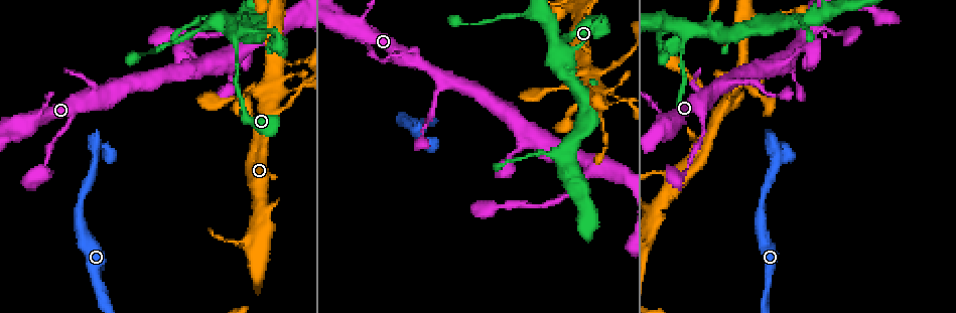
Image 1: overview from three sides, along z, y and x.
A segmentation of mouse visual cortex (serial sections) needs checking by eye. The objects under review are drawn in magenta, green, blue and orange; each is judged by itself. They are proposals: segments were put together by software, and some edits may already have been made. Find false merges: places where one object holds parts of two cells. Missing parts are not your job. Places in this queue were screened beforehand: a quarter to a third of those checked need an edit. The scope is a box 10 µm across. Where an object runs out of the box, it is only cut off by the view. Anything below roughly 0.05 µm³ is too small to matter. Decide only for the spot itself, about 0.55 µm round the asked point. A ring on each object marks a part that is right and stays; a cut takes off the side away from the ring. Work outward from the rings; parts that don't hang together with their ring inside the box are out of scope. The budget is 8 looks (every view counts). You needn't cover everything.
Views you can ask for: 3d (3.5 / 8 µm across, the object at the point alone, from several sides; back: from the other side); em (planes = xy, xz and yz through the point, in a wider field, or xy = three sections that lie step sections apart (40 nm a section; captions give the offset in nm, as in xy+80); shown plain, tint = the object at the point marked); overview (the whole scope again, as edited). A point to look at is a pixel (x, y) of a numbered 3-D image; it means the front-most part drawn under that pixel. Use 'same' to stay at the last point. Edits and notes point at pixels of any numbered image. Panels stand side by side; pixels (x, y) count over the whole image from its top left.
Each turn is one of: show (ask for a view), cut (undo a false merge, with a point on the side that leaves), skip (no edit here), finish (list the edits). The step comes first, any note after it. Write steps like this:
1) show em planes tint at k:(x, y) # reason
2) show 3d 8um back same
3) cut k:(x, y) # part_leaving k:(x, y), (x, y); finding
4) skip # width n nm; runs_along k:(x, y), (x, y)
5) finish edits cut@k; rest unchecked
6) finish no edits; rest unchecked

show 3d 3.5um back at 1:(233, 35) # a narrow waist

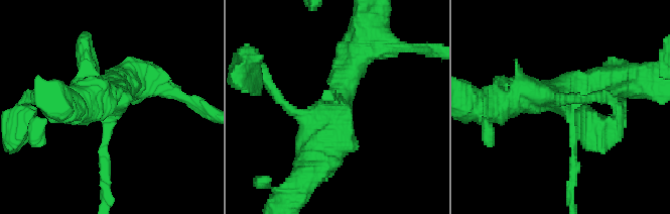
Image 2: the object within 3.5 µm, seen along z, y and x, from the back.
show em xy step 3 tint at 2:(567, 109) # arms 4; arm_widths 150, 200, 450, 500 nm; need the tissue

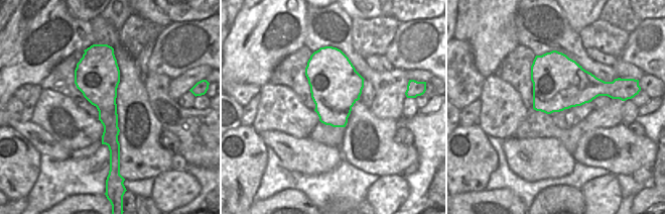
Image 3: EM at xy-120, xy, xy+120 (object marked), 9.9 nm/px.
skip # width 500 nm; runs_along 2:(572, 176), (570, 111), (557, 96), (511, 99); all the same cell

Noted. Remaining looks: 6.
show 3d 8um at 1:(593, 164) # abrupt turn

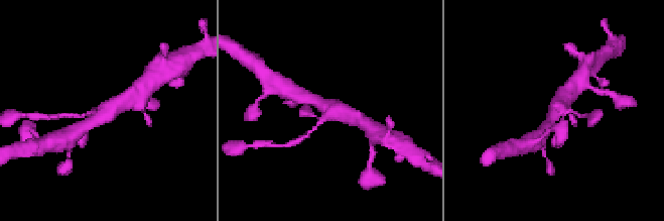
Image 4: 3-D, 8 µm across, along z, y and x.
show 3d 3.5um same

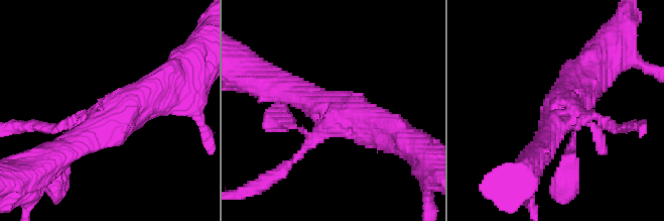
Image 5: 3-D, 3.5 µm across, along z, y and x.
show em xy step 3 tint at 5:(330, 113) # arms 4; arm_widths 150, 150, 400, 600 nm; now the EM

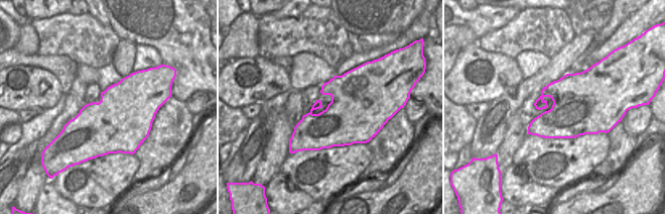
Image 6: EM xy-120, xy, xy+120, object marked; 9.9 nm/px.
skip # runs_along 5:(51, 160), (156, 92); continuous, no second cell

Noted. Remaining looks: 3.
show em planes tint at 1:(97, 147) # sharp bend

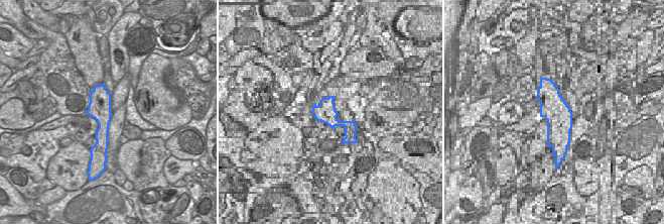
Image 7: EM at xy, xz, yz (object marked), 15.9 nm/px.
show 3d 3.5um same # see where the arms go

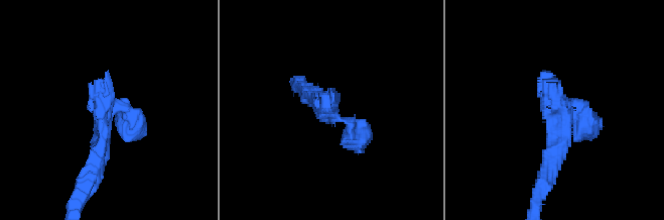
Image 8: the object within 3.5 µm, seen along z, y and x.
skip # width 360 nm; runs_along 8:(91, 170), (110, 105), (131, 117), (125, 139); continuous, no second cell

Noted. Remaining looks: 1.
finish no edits; rest unchecked

